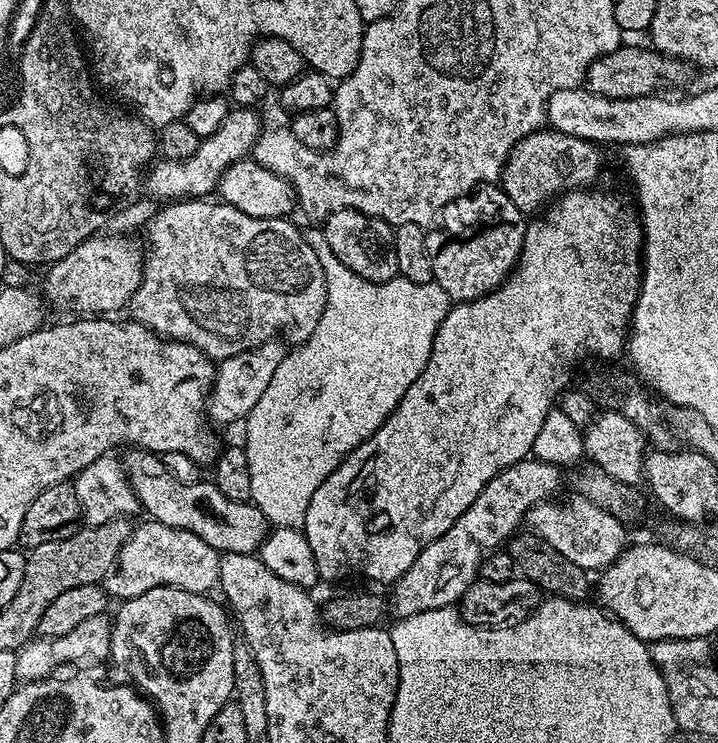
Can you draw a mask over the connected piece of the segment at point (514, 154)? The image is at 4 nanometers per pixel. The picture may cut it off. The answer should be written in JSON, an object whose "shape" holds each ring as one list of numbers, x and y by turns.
{"shape":[[545,126,529,136,523,136,510,150,504,168,500,172,498,184,509,196,510,202,520,208,524,214,532,214,543,209,550,198,569,187,568,136,557,132,551,126]]}

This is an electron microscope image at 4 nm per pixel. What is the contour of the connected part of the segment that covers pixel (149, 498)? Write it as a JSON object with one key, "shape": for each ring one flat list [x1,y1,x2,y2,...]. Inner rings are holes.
{"shape":[[132,448,125,452,128,453,122,456,124,474,134,494,140,499,141,509,145,513,148,511,147,515,151,519,178,530,186,530,190,534,198,534,202,542,221,554,252,554,267,540,270,523,255,504,247,500,226,498,212,482,178,482,178,478,166,470,163,459,155,452,145,452,143,448]]}

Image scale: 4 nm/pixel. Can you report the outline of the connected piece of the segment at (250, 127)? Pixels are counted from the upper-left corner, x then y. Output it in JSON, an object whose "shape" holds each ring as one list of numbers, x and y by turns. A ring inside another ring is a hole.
{"shape":[[236,106,228,117,214,130,214,134,203,137,200,145,185,160,160,158,147,169,146,192,160,202,175,202,185,198,204,198,217,191,220,176,234,162,245,159,256,144,262,131,262,123,248,106]]}

